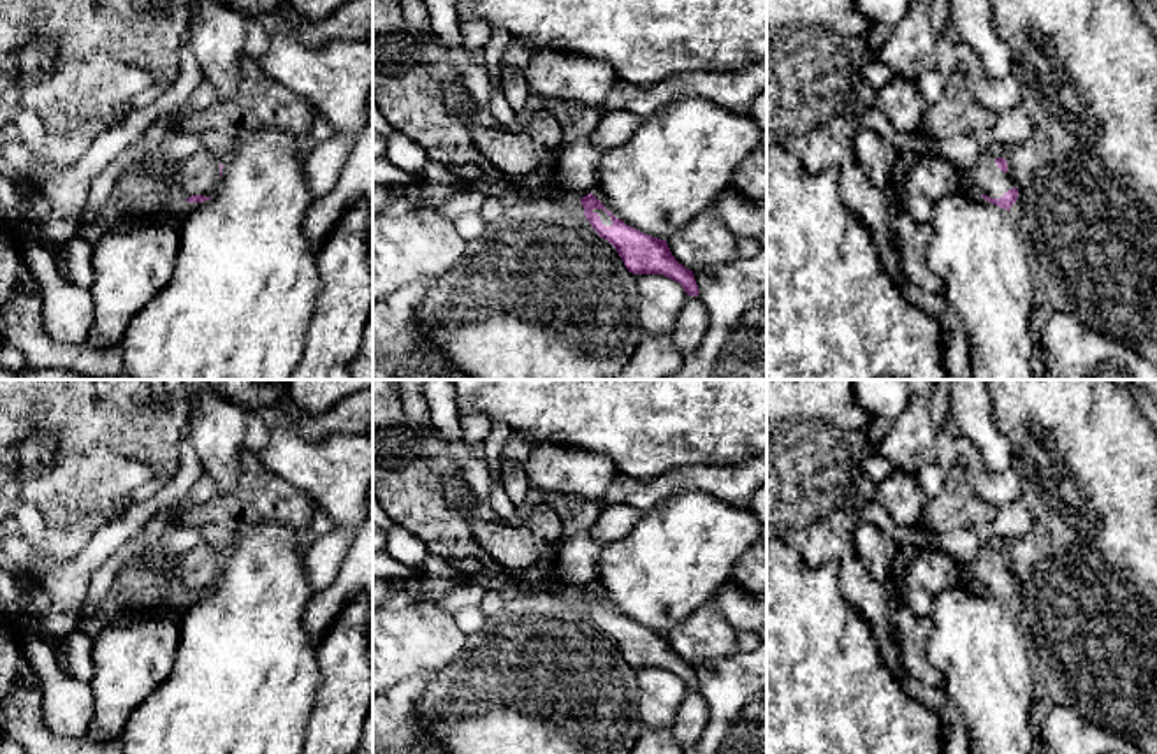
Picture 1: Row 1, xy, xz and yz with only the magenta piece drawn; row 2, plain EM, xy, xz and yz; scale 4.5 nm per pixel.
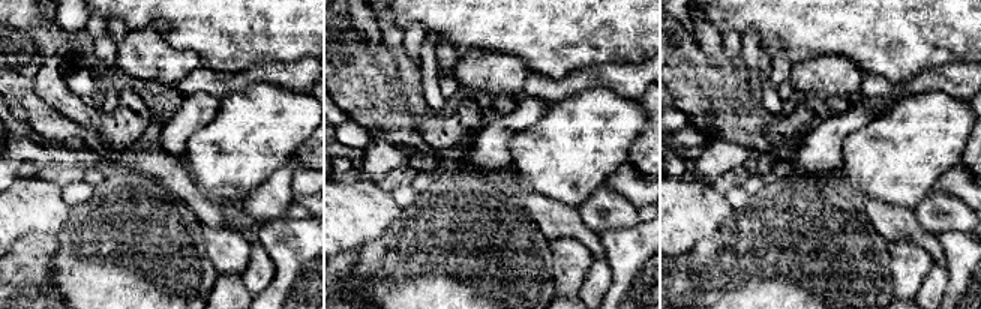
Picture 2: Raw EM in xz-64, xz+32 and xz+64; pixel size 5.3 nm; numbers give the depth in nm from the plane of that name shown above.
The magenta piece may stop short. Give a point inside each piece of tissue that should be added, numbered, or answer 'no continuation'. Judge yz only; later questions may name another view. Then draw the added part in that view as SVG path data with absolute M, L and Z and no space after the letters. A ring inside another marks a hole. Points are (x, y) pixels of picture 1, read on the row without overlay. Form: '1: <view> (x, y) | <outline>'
1: yz (985, 572) | M986 545L972 562L960 564L962 575L978 589L1001 592L1008 584L1016 582L1008 566L1002 566L995 552Z

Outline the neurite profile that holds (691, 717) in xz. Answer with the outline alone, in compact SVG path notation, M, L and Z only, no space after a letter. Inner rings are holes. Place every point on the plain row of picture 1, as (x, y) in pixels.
M688 689L675 719L672 722L672 733L677 743L688 750L702 736L709 722L709 705L700 691Z

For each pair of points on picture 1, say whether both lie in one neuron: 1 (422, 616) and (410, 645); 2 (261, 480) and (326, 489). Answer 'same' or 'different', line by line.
1: same
2: different

